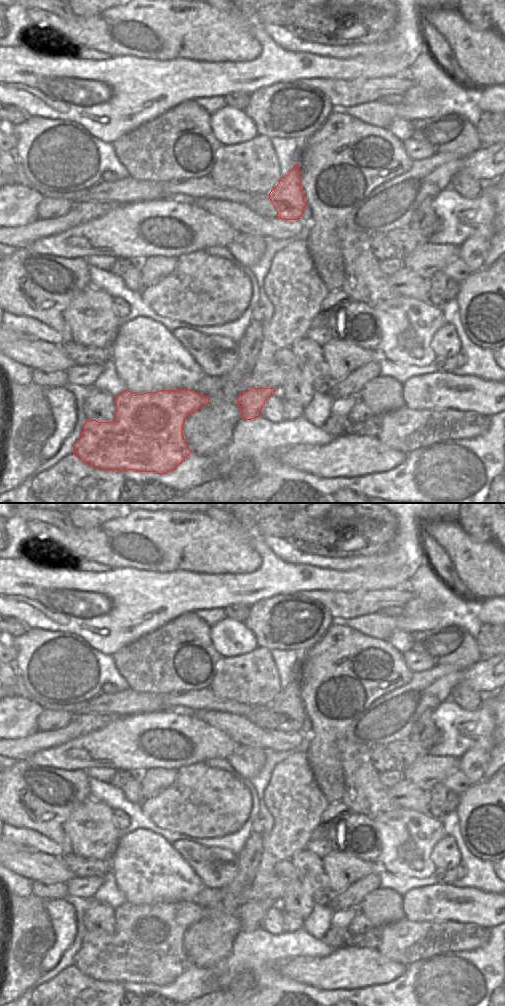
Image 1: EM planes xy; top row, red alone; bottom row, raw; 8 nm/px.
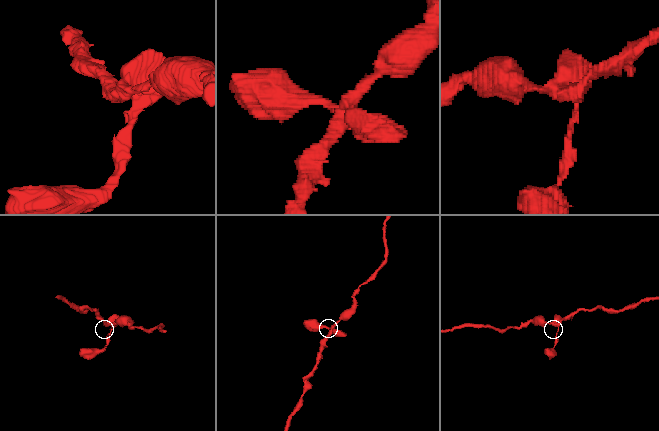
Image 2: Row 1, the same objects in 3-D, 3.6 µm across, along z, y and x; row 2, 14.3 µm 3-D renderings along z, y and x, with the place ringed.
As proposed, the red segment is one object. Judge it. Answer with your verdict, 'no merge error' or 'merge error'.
merge error

